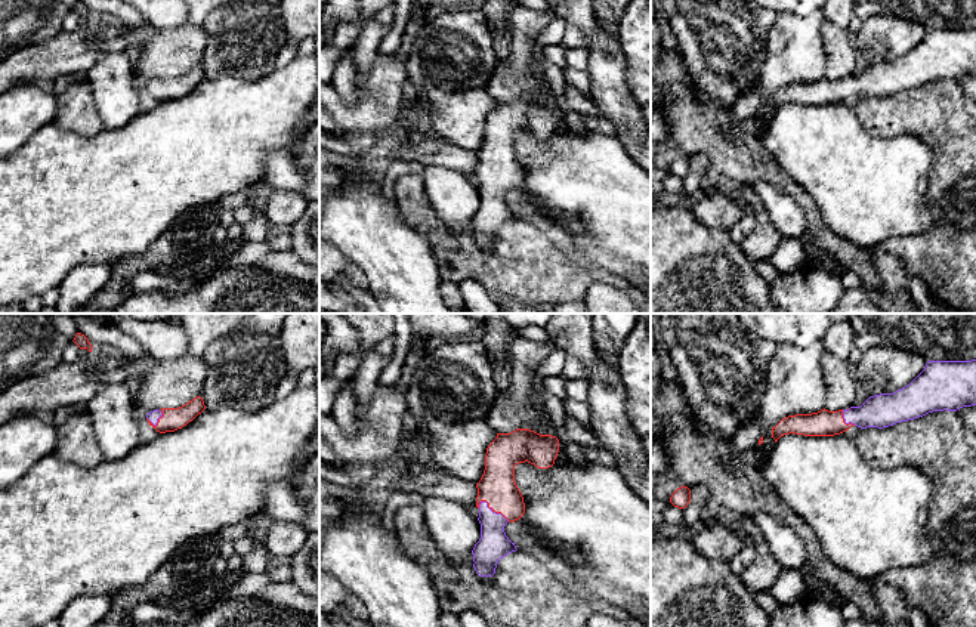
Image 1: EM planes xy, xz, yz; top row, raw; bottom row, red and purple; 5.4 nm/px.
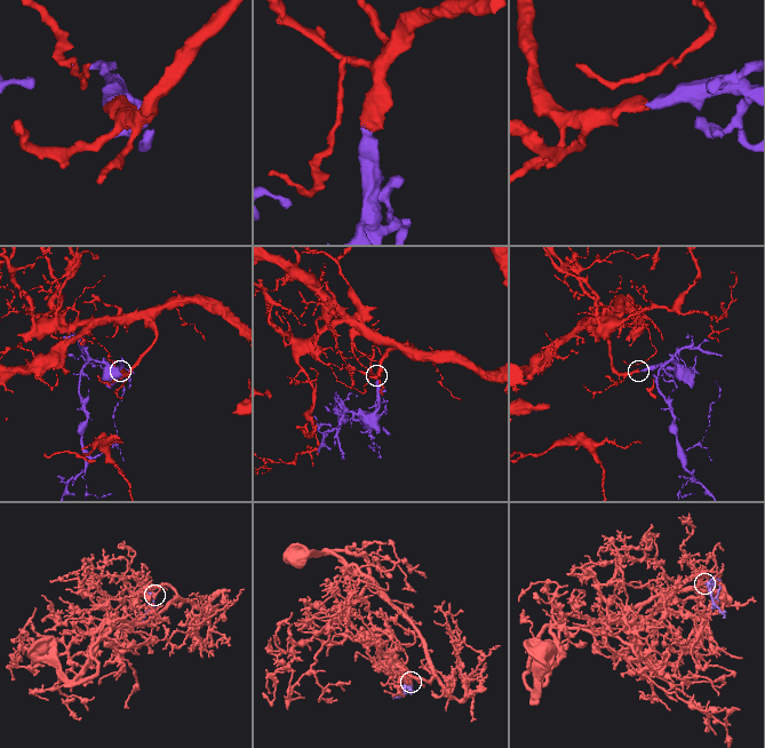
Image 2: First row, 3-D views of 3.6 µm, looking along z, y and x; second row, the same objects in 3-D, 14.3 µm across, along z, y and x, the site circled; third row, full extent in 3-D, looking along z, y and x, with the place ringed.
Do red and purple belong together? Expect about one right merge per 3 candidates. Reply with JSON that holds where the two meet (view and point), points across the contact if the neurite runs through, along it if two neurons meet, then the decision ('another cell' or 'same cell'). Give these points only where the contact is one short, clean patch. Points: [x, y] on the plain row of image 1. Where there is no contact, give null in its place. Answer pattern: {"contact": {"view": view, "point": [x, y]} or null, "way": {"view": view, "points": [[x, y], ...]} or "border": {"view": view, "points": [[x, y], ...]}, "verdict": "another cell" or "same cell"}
{"contact": {"view": "xz", "point": [494, 179]}, "way": {"view": "xz", "points": [[497, 156], [494, 179], [494, 213]]}, "verdict": "same cell"}

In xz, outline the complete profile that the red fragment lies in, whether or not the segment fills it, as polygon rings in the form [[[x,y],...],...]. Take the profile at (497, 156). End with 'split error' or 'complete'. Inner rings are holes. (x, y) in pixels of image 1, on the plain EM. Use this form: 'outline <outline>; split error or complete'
outline [[[529,98],[497,102],[488,114],[485,139],[476,152],[481,207],[472,223],[479,245],[492,245],[498,229],[518,219],[504,201],[507,191],[515,191],[525,182],[523,166],[515,151],[515,135],[528,130],[538,138],[549,138],[558,121],[556,105]]]; split error

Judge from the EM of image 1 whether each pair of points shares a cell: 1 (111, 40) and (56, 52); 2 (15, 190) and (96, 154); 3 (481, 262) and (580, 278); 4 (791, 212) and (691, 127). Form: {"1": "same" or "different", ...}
{"1": "same", "2": "same", "3": "same", "4": "different"}

